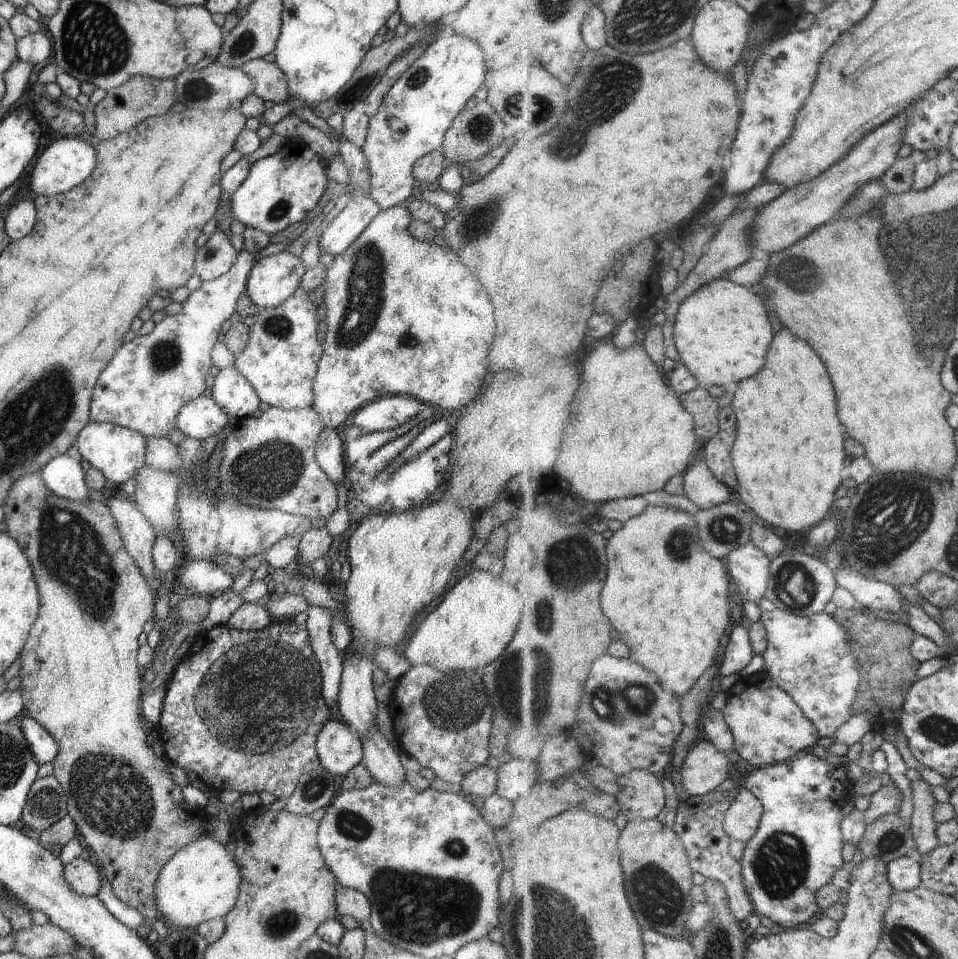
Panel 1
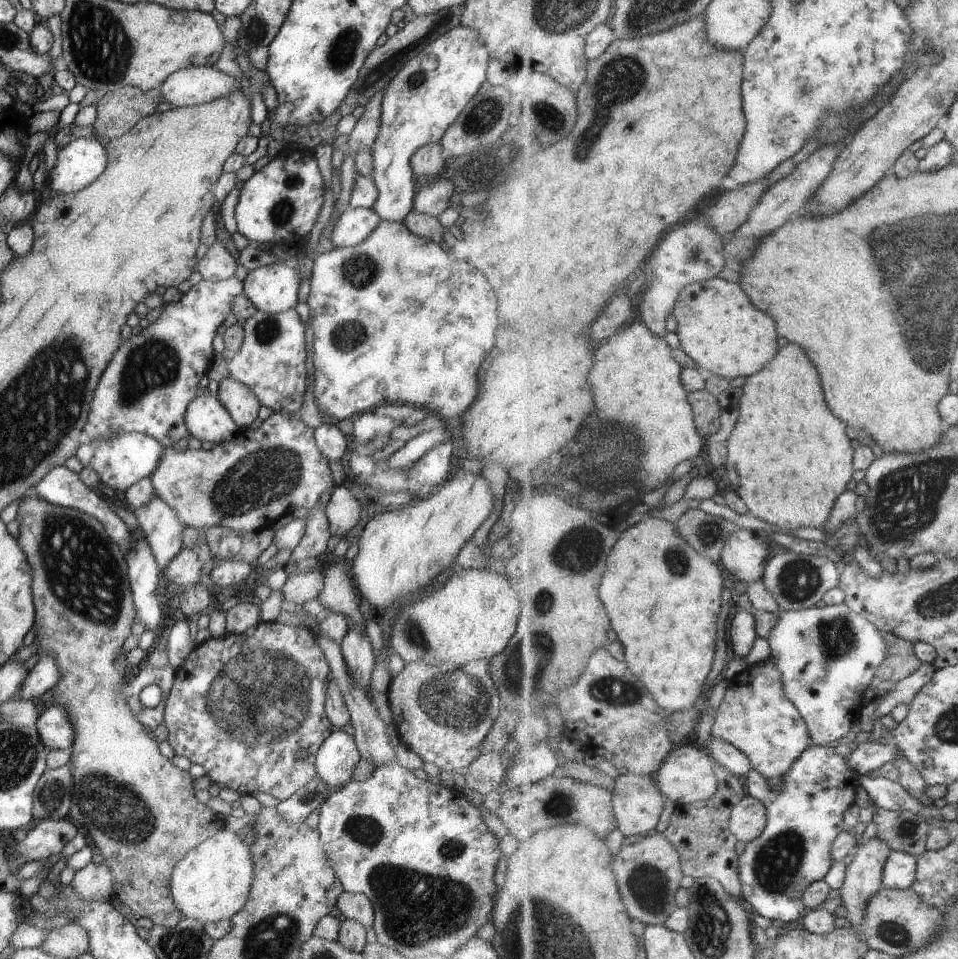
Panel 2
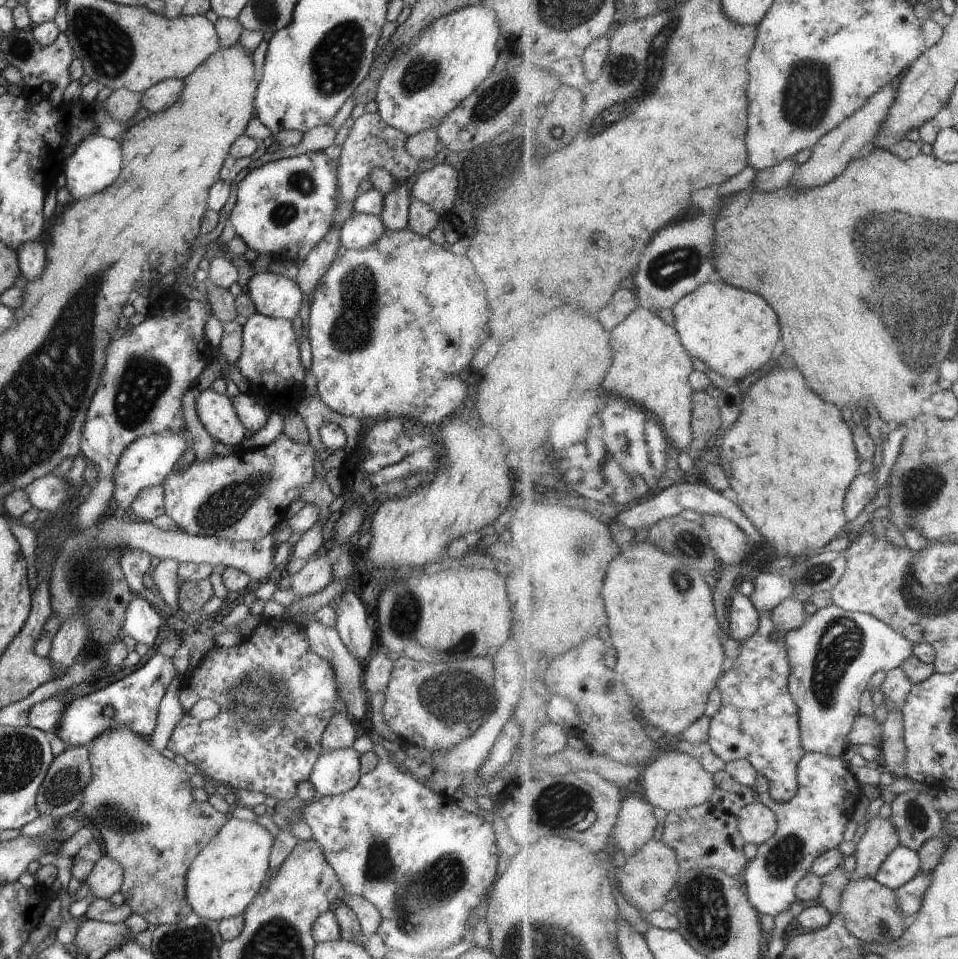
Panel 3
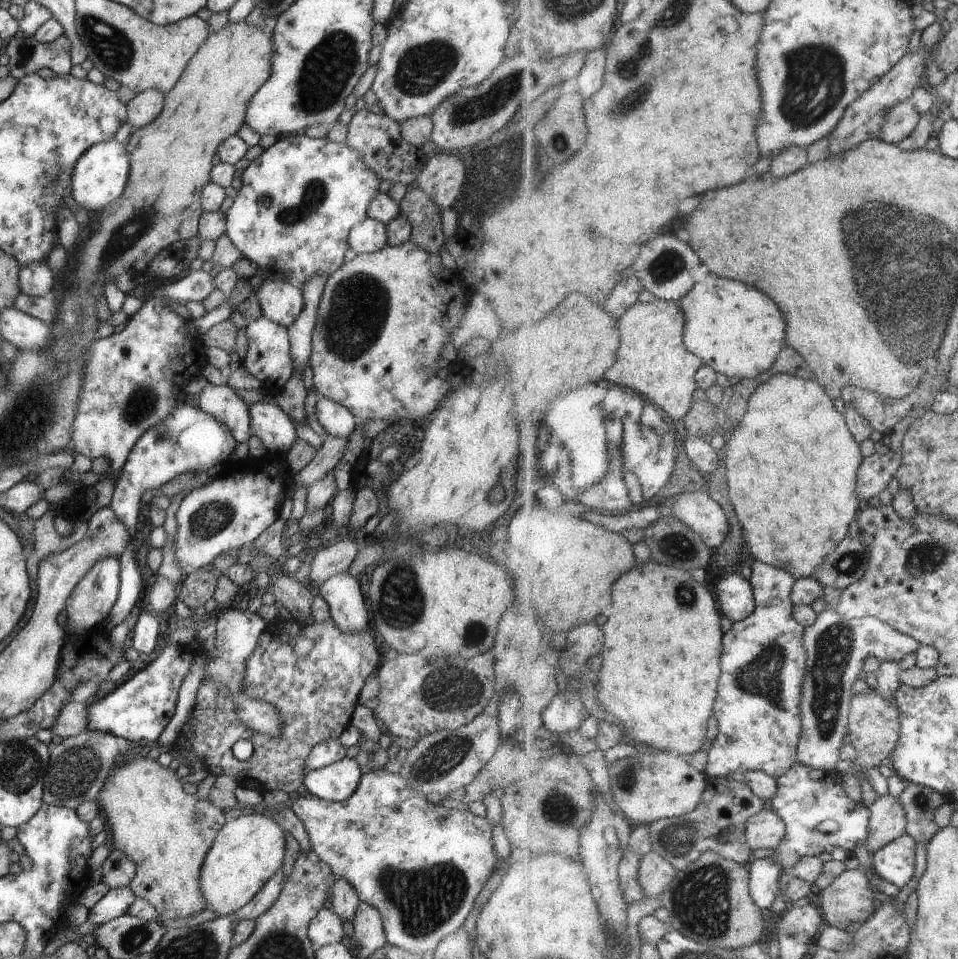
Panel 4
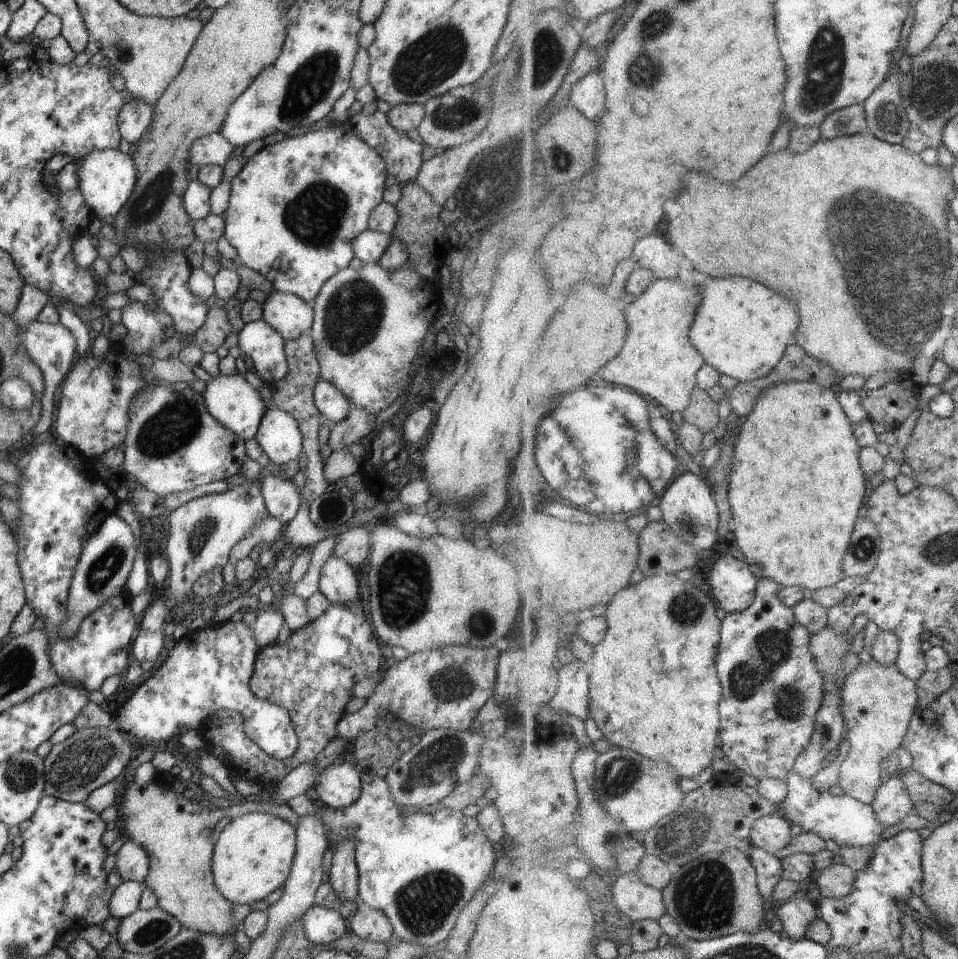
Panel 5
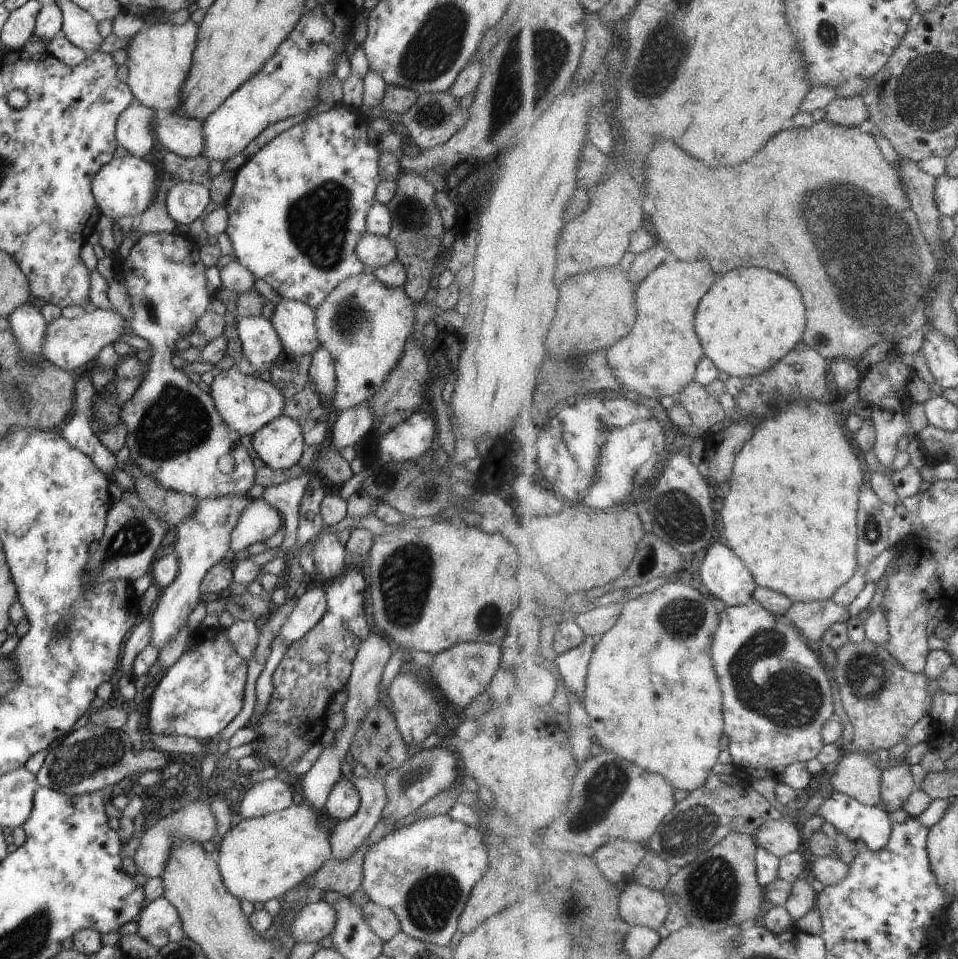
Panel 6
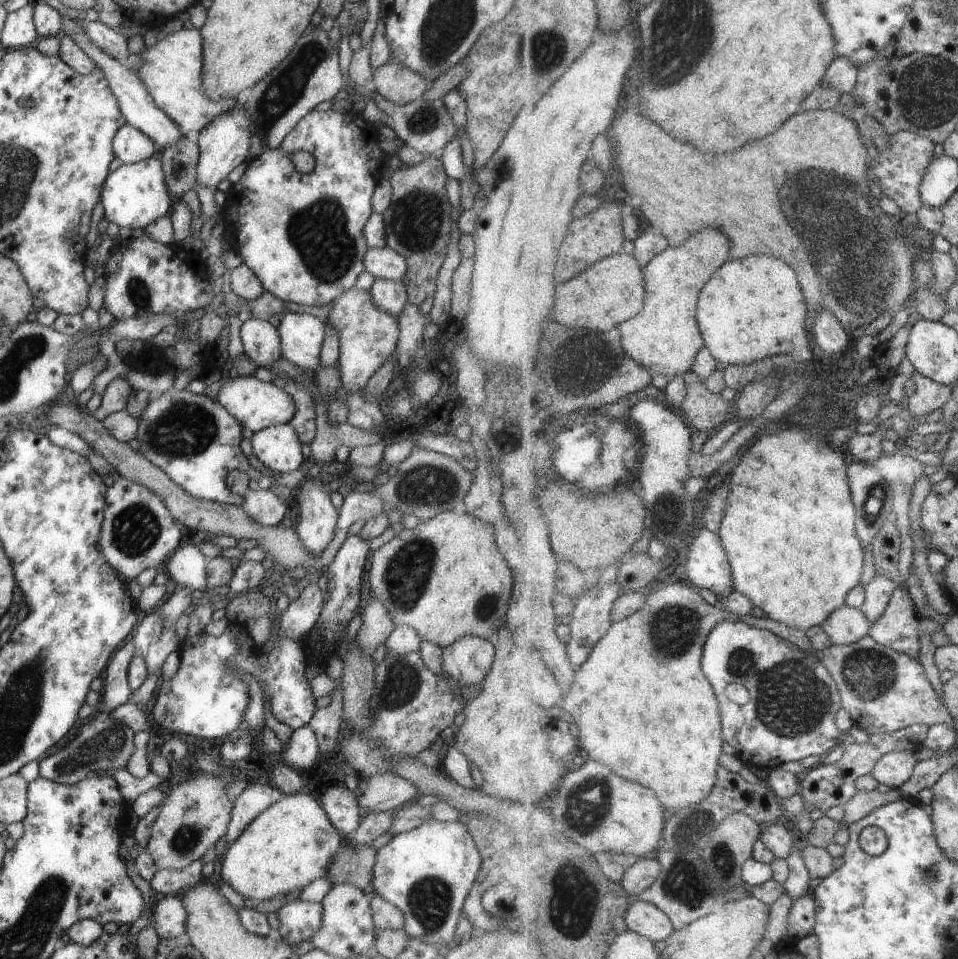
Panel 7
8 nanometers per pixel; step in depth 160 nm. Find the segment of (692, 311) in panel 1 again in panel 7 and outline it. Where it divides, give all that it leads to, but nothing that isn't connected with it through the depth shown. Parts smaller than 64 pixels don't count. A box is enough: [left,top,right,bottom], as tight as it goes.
[696,256,815,367]

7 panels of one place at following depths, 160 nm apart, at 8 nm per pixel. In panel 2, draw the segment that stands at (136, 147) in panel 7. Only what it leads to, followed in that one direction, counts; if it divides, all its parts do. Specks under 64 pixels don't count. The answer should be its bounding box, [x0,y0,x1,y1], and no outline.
[159,66,239,107]

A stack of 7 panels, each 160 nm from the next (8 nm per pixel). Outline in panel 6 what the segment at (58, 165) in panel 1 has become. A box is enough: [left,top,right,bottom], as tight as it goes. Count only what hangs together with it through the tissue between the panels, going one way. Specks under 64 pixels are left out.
[91,154,161,221]

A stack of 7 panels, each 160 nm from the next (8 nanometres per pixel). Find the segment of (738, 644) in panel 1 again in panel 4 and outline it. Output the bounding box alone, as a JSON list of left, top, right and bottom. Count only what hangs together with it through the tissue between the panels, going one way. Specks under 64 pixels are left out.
[715,573,756,624]

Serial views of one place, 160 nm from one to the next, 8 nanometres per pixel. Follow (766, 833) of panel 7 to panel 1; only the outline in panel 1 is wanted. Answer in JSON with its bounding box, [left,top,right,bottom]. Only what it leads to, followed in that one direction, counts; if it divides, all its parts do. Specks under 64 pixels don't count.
[724,786,763,843]

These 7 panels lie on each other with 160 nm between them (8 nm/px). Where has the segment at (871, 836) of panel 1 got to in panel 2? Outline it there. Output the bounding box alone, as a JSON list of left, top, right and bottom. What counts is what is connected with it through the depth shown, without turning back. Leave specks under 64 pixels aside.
[873,808,932,858]

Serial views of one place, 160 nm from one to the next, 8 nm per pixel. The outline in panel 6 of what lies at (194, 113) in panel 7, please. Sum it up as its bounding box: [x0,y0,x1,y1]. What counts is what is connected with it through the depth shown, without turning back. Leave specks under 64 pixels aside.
[124,20,198,112]

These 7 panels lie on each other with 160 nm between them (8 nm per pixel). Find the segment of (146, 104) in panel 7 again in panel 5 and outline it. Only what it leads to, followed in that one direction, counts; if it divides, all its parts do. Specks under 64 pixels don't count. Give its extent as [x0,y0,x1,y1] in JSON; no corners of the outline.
[190,133,234,166]

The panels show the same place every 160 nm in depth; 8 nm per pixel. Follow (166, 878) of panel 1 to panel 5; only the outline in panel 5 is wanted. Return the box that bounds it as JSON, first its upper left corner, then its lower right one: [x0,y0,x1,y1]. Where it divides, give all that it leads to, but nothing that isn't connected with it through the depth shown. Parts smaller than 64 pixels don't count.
[212,813,295,905]

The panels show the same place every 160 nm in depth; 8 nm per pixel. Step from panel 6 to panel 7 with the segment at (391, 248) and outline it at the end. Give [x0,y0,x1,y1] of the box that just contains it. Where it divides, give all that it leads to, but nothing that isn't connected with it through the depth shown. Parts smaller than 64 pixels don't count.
[362,247,405,281]

